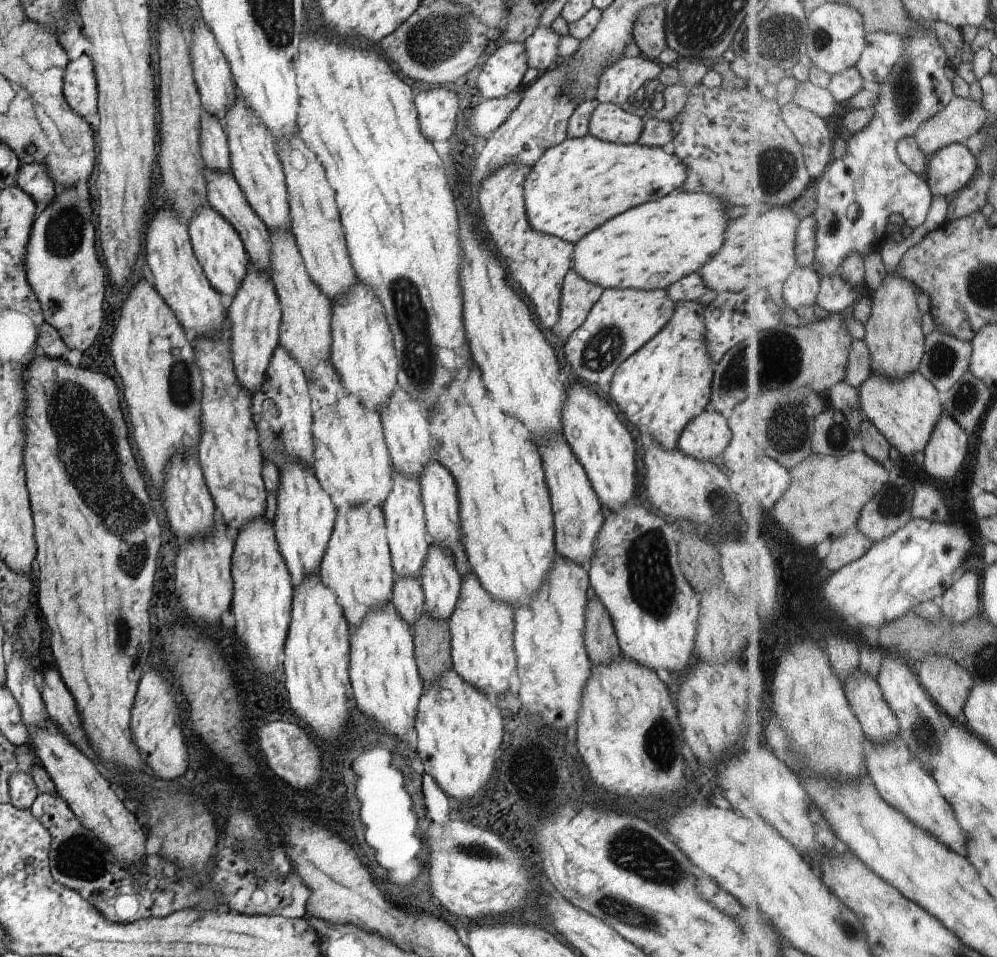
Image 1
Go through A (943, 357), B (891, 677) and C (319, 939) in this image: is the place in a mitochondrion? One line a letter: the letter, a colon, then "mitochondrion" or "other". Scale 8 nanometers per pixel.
A: mitochondrion
B: other
C: other

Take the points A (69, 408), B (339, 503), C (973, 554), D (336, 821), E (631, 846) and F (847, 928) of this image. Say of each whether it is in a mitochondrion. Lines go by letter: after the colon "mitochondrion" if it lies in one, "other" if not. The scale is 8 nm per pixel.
A: mitochondrion
B: other
C: other
D: other
E: mitochondrion
F: mitochondrion

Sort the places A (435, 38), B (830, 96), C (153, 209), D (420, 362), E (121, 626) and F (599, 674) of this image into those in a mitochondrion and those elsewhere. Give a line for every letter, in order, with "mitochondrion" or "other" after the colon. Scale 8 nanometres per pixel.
A: mitochondrion
B: other
C: other
D: mitochondrion
E: mitochondrion
F: other

